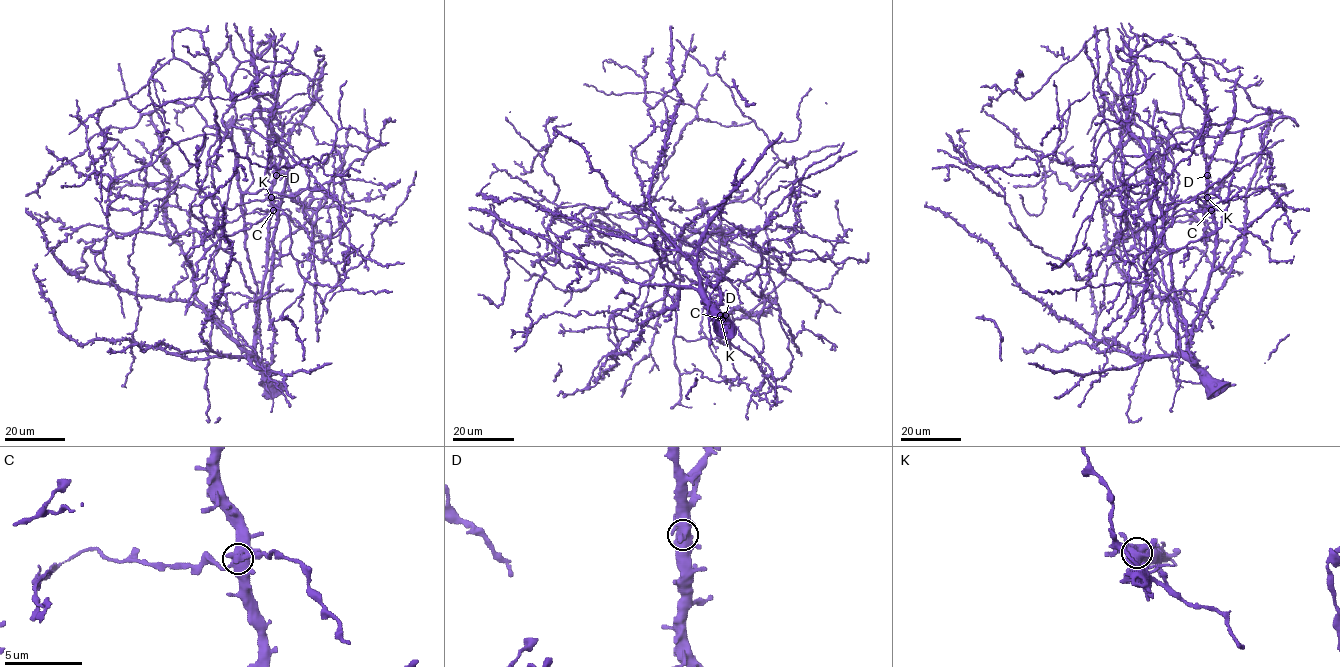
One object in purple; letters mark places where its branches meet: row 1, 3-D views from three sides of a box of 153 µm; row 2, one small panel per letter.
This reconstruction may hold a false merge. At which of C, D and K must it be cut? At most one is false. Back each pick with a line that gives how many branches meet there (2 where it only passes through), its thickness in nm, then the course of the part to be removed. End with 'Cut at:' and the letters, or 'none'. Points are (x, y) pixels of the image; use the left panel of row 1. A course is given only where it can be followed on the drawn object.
Cut at: none

